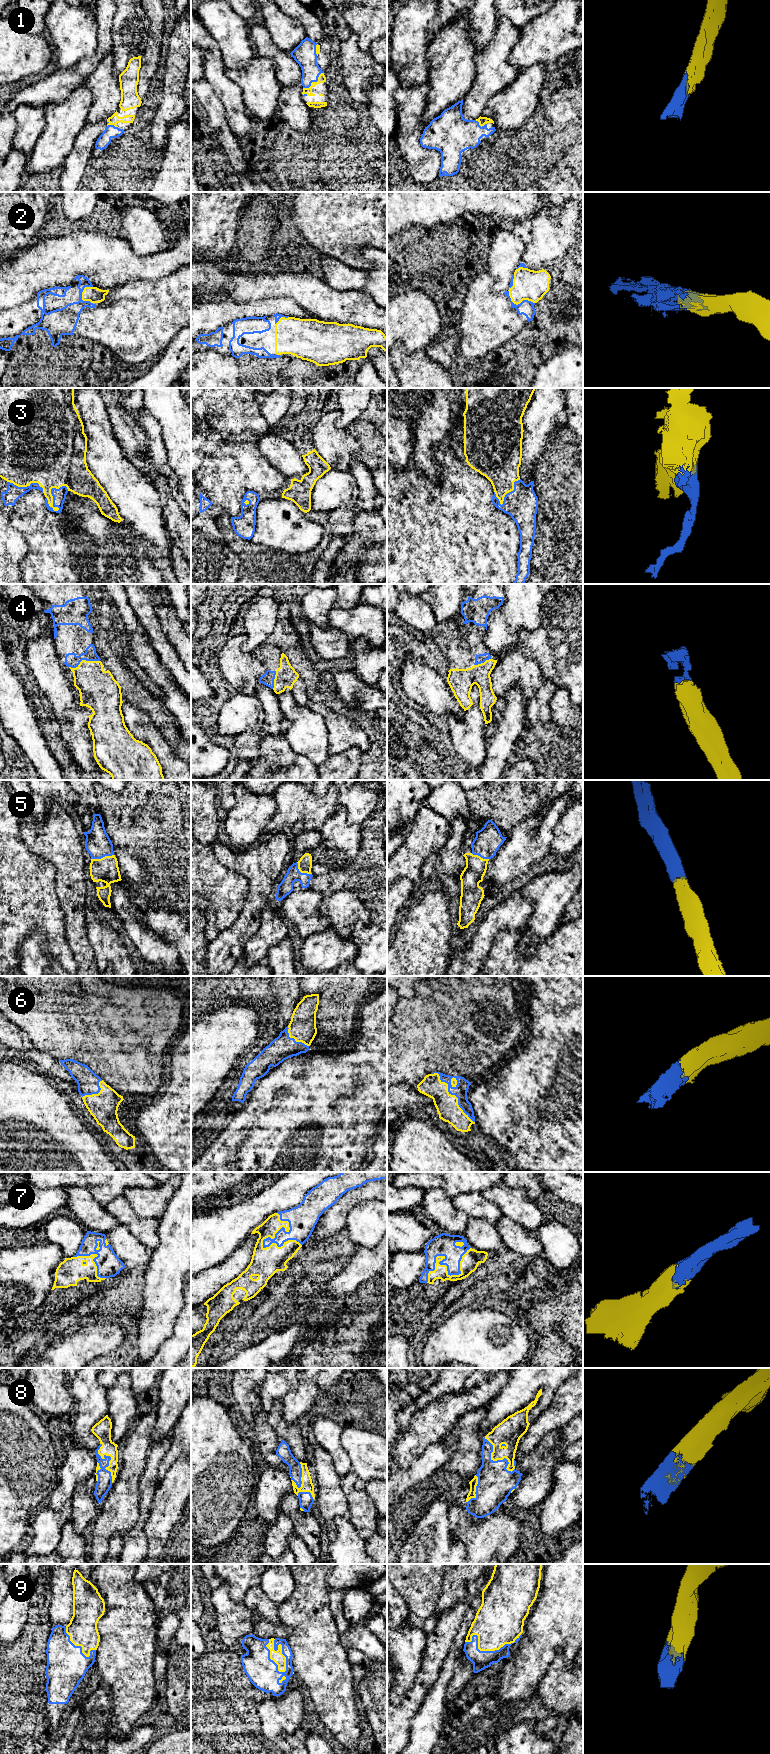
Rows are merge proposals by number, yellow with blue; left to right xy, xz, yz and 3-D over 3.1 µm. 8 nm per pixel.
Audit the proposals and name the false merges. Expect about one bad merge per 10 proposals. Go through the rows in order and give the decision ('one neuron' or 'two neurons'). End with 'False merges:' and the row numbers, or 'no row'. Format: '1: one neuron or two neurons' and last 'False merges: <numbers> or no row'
1: one neuron
2: one neuron
3: one neuron
4: one neuron
5: one neuron
6: one neuron
7: one neuron
8: one neuron
9: one neuron
False merges: no row

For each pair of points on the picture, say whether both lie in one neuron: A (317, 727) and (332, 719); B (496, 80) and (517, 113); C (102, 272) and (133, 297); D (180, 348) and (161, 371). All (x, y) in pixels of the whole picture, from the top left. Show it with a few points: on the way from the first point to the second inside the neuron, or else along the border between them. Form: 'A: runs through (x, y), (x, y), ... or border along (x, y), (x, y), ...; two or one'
A: border along (308, 707), (322, 717), (327, 729), (328, 746); two
B: border along (518, 73), (502, 90), (495, 93), (485, 106); two
C: border along (142, 279), (130, 279), (113, 286), (109, 290); two
D: runs through (178, 354), (167, 365); one

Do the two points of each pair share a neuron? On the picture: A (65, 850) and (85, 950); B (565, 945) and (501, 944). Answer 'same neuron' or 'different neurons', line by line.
A: same neuron
B: same neuron

